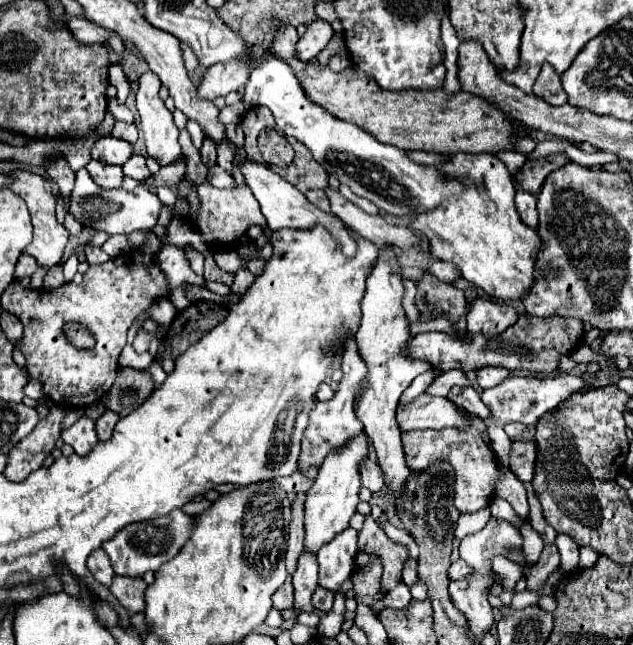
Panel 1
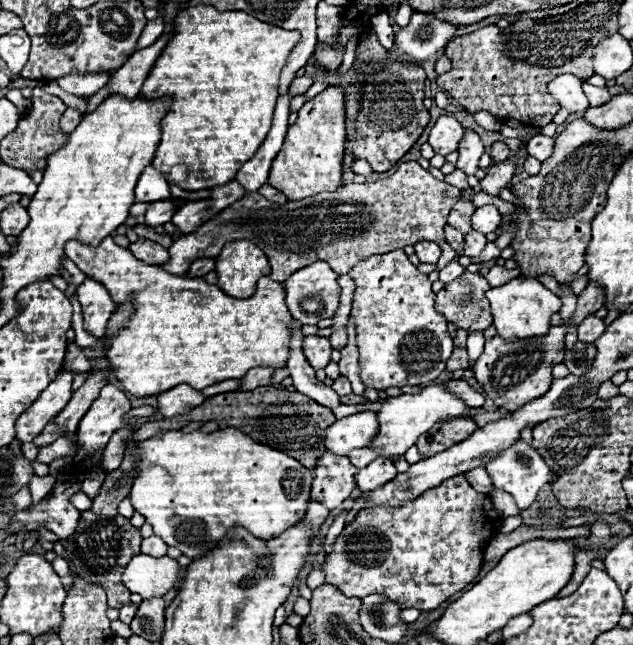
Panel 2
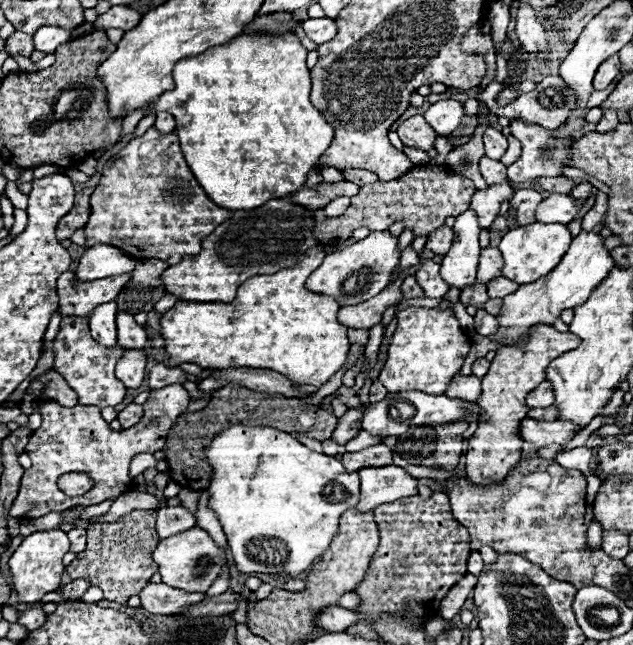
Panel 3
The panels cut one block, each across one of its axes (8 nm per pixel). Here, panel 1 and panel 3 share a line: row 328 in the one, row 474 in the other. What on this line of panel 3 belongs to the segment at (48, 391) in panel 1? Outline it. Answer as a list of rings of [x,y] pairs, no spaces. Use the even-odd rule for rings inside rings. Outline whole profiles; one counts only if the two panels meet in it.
[[[170,384],[166,388],[152,390],[148,402],[144,404],[142,420],[130,430],[114,432],[102,418],[100,408],[84,404],[76,404],[74,408],[62,408],[60,404],[54,404],[54,400],[42,400],[42,426],[30,436],[30,442],[26,446],[26,454],[30,456],[32,466],[22,476],[18,496],[8,516],[32,520],[50,512],[64,512],[74,506],[100,504],[130,490],[132,480],[128,476],[128,470],[132,456],[162,450],[168,430],[172,428],[174,420],[188,410],[188,404],[188,392],[180,384]],[[66,472],[86,472],[94,480],[94,488],[76,498],[64,496],[64,492],[58,490],[56,482]]]

